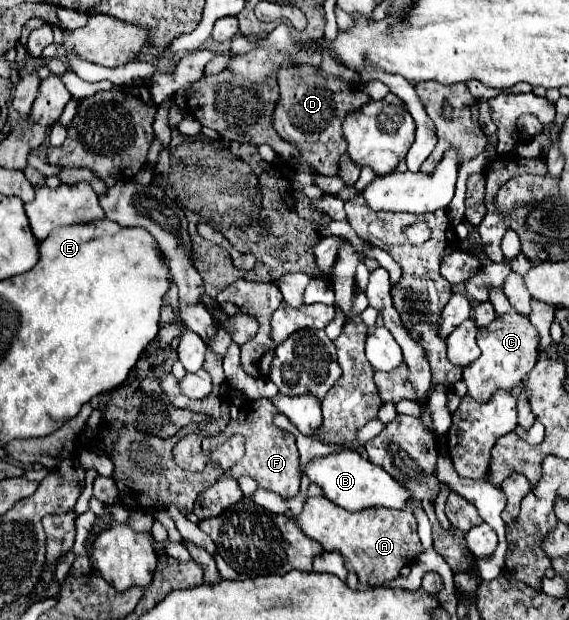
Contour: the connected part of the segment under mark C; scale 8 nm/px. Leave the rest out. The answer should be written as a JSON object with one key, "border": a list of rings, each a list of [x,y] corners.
{"border":[[[491,288],[491,304],[495,306],[497,320],[487,328],[477,332],[477,344],[481,348],[481,356],[463,370],[463,382],[469,388],[469,396],[477,402],[489,402],[495,390],[505,388],[511,390],[517,382],[521,382],[539,360],[539,336],[531,326],[527,316],[517,314],[505,294],[499,288]]]}

